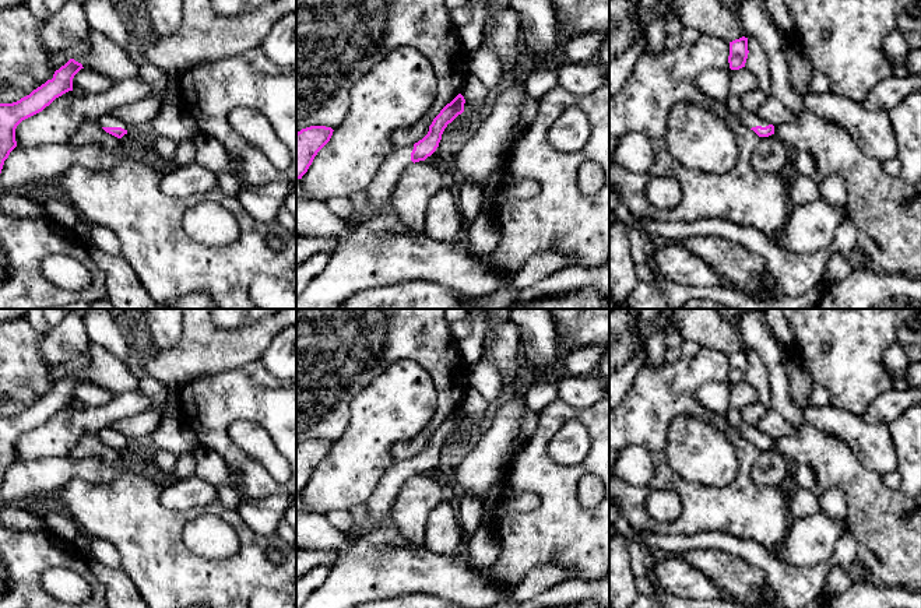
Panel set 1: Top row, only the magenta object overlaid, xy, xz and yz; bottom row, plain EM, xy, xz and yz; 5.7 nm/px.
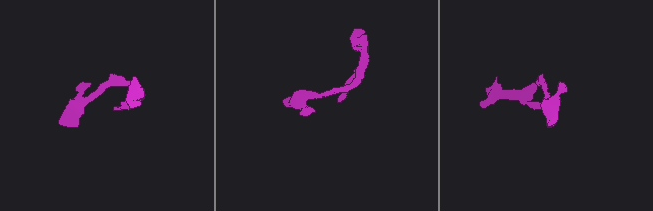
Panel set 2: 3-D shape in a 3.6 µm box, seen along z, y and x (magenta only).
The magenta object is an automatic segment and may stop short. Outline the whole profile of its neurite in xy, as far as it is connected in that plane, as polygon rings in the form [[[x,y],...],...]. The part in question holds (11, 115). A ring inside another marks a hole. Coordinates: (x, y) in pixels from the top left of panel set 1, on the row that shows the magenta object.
[[[70,59],[64,66],[55,71],[53,78],[34,89],[29,95],[13,103],[0,103],[0,173],[4,161],[17,147],[17,126],[42,112],[56,98],[73,91],[74,75],[84,68],[81,63]]]

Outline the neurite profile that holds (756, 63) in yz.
[[[748,38],[748,50],[745,67],[756,77],[759,89],[769,96],[771,92],[771,80],[766,53],[753,38]]]

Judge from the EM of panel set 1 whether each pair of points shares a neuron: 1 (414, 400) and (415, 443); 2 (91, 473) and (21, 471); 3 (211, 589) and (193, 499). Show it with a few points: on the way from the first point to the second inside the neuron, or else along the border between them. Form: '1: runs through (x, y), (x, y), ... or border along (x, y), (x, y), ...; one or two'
1: border along (435, 410), (419, 432), (390, 447); two
2: runs through (74, 471), (38, 471); one
3: border along (217, 498), (186, 510), (171, 510), (162, 506); two

